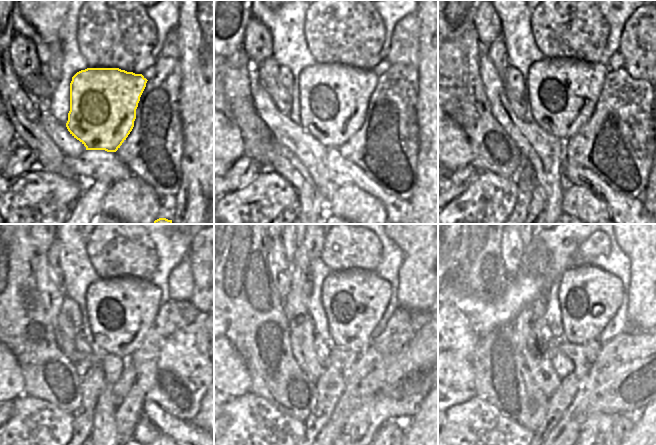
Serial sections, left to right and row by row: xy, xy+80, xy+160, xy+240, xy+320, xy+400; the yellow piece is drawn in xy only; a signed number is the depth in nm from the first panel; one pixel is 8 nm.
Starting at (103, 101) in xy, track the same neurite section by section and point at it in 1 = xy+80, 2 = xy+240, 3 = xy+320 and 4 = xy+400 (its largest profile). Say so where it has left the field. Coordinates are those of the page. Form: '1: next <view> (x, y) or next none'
1: next xy+80 (334, 98)
2: next xy+240 (121, 311)
3: next xy+320 (355, 300)
4: next xy+400 (589, 297)

